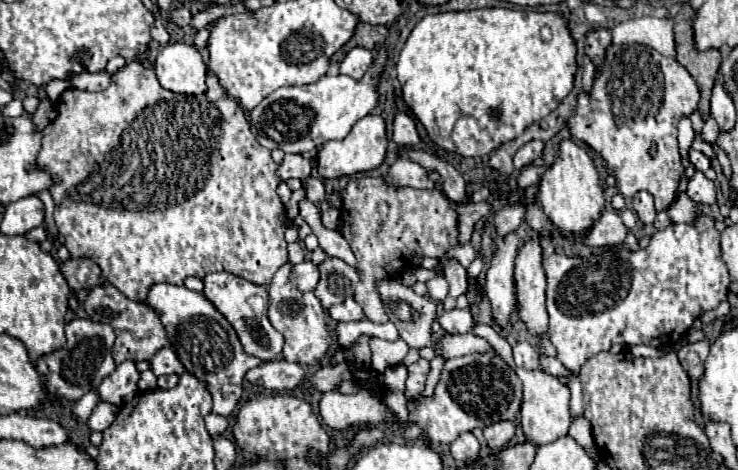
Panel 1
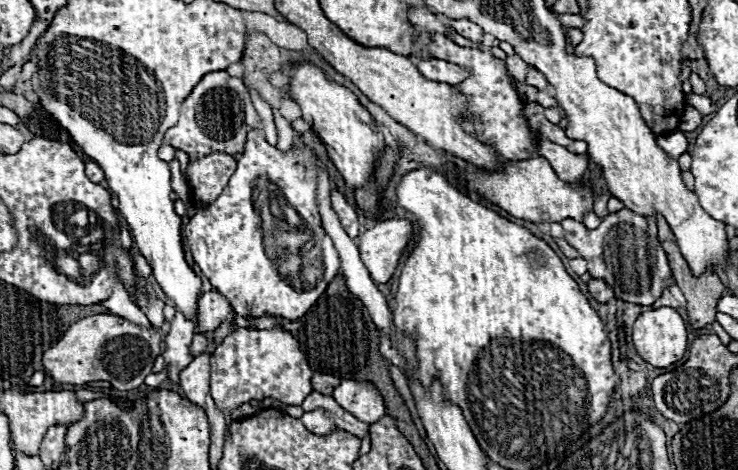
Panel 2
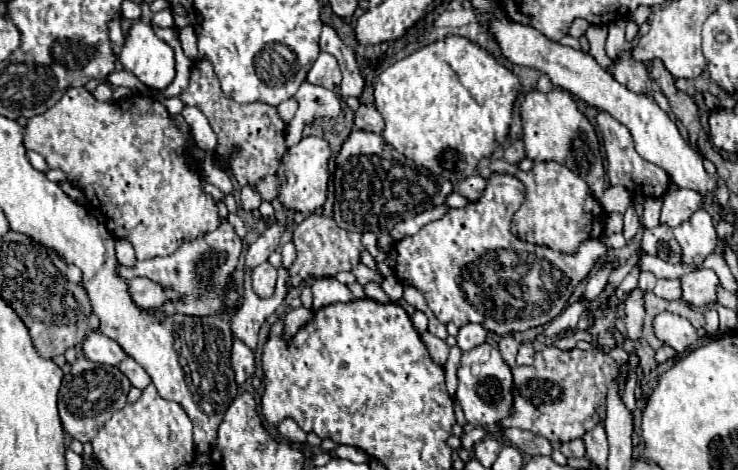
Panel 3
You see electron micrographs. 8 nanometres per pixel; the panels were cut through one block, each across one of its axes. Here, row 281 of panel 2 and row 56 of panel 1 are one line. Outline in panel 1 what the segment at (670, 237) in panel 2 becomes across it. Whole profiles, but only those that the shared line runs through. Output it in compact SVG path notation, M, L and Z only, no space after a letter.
M682 6L682 10L674 18L674 38L676 38L676 60L690 72L690 76L696 80L700 88L700 106L698 112L702 120L708 120L710 114L710 94L716 80L716 72L720 68L720 52L718 50L706 50L698 52L694 50L694 38L692 38L692 18L694 10L690 6Z

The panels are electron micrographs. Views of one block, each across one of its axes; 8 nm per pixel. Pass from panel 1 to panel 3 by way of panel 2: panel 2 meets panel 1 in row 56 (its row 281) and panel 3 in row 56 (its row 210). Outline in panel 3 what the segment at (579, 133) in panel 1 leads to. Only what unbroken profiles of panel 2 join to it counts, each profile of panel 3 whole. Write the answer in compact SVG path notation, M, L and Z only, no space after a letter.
M630 50L620 52L618 60L612 62L608 72L614 76L614 80L624 84L632 92L638 92L638 94L652 94L654 92L654 82L648 74L648 66L640 60L634 60L630 56Z

